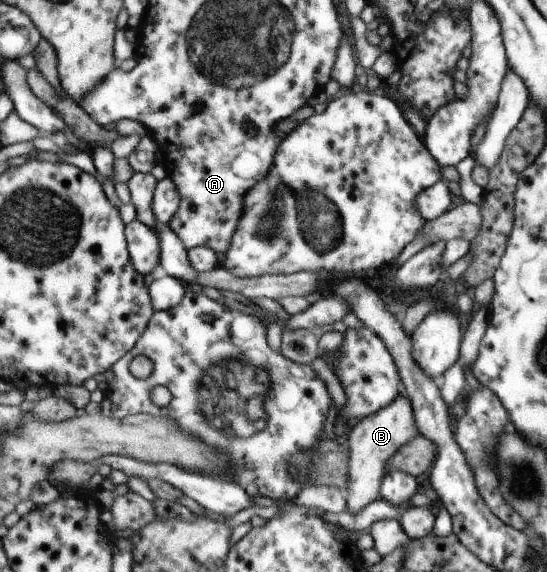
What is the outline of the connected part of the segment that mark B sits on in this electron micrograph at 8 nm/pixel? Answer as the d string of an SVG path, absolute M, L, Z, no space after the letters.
M399 395L388 407L377 410L353 426L345 442L349 453L348 483L345 484L343 492L345 511L361 512L379 498L380 484L384 478L388 460L417 434L417 428L413 424L411 404L407 397Z

